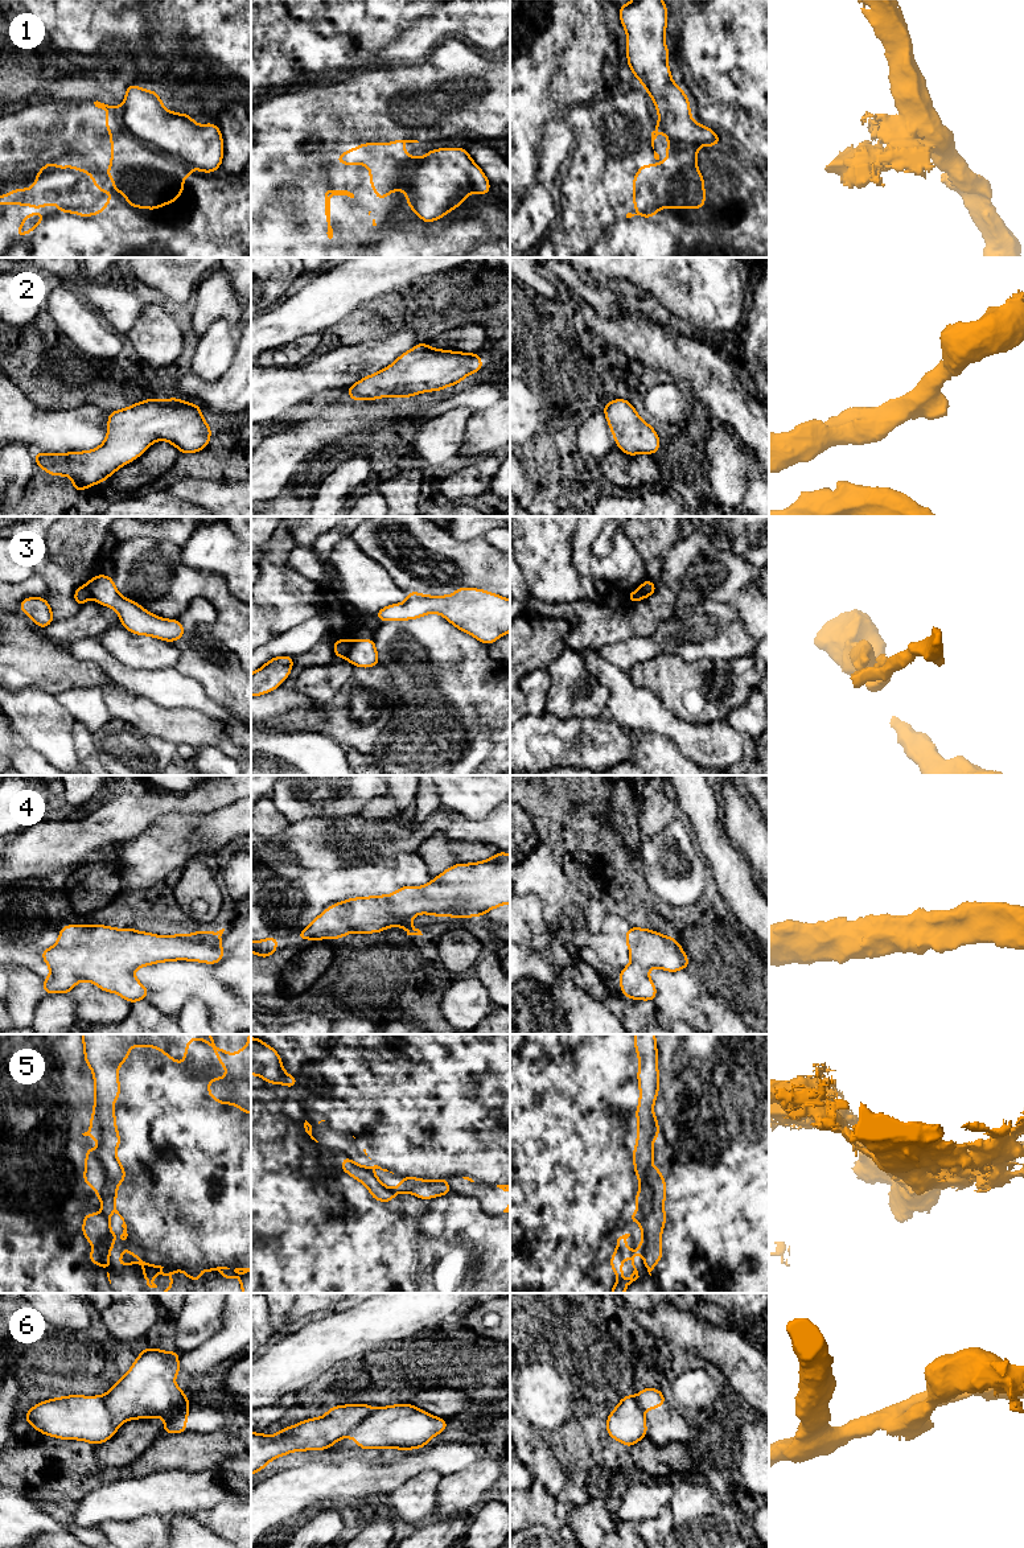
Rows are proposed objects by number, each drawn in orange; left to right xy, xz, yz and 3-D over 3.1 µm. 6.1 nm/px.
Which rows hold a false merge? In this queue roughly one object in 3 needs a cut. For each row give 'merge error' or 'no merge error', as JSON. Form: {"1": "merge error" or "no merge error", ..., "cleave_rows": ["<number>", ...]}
{"1": "no merge error", "2": "no merge error", "3": "merge error", "4": "no merge error", "5": "merge error", "6": "merge error", "cleave_rows": ["3", "5", "6"]}

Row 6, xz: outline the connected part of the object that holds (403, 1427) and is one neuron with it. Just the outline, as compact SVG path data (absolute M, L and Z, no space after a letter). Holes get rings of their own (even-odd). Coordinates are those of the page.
M408 1403L381 1407L366 1417L346 1436L358 1441L358 1449L387 1449L410 1450L427 1446L428 1441L448 1428L448 1420L432 1416Z

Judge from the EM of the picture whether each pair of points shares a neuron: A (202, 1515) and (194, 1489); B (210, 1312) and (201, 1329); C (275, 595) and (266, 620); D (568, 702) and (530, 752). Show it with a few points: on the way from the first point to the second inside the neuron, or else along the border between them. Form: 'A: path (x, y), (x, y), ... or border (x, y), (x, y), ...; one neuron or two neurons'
A: border (229, 1495), (212, 1507), (192, 1512); two neurons
B: path (206, 1316), (201, 1325); one neuron
C: border (264, 605), (274, 610), (272, 633), (275, 637); two neurons
D: border (545, 712), (559, 717), (589, 716); two neurons

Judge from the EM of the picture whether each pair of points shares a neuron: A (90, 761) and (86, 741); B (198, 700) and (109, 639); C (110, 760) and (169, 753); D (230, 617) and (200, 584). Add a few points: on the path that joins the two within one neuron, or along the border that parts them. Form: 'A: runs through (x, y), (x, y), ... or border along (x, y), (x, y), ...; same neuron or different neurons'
A: runs through (89, 756), (87, 746); same neuron
B: border along (123, 663), (130, 667), (152, 670), (173, 667); different neurons
C: runs through (124, 761), (147, 761), (155, 754); same neuron
D: runs through (227, 608), (209, 589); same neuron

